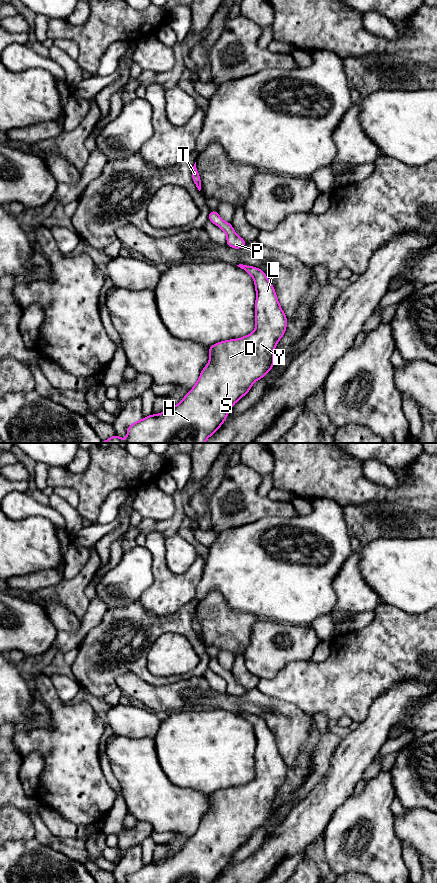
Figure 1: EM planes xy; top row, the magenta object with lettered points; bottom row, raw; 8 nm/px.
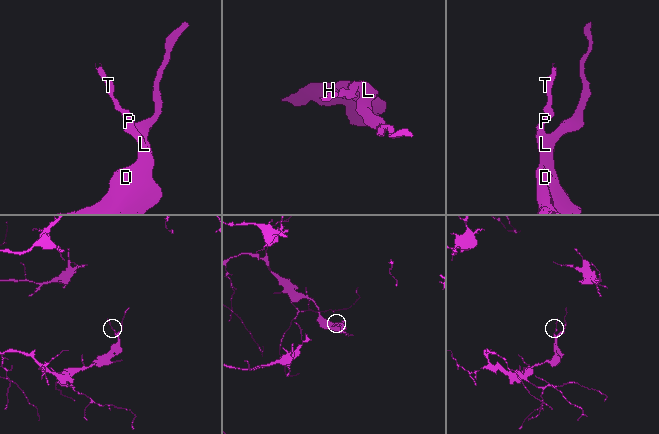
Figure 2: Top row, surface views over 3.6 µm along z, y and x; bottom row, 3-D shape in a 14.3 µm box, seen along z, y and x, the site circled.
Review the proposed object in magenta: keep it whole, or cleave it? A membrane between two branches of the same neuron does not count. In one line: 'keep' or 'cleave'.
keep

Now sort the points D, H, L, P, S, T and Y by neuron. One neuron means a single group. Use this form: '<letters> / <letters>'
D H L P S T Y

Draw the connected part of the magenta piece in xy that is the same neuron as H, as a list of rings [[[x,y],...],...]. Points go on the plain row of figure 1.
[[[243,712],[237,714],[254,728],[255,778],[239,787],[220,789],[210,794],[208,812],[181,850],[162,861],[151,862],[132,871],[127,876],[127,883],[213,883],[226,868],[232,854],[249,840],[255,829],[262,827],[272,817],[275,811],[273,800],[284,784],[287,765],[264,719]]]

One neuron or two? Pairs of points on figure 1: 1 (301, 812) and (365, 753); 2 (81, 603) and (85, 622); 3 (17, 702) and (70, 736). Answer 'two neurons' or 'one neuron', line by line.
1: one neuron
2: two neurons
3: two neurons

